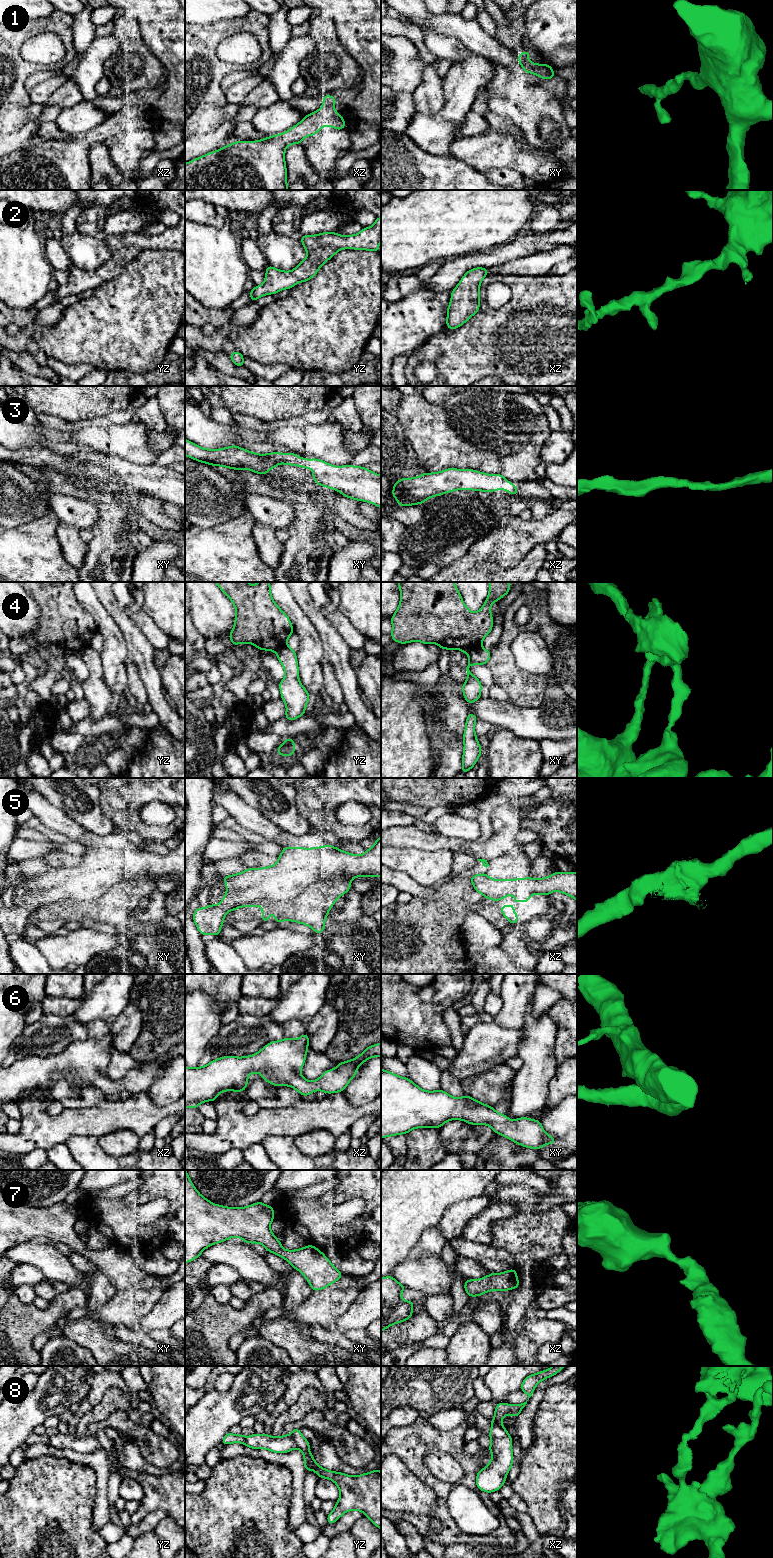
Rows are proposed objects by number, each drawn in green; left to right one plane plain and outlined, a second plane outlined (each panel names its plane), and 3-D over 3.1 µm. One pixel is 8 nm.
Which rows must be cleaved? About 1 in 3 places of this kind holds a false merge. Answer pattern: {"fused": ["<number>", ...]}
{"fused": ["1", "4", "8"]}

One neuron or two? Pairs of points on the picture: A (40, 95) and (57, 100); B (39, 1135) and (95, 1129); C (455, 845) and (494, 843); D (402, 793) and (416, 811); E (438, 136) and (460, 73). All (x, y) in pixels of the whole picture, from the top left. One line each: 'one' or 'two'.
A: two
B: one
C: one
D: two
E: one

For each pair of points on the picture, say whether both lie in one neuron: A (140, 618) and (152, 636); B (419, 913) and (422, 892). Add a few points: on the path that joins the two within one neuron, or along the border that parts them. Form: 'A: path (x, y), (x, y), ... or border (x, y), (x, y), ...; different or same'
A: path (144, 622), (152, 632); same
B: border (436, 890), (425, 898), (413, 897); different

